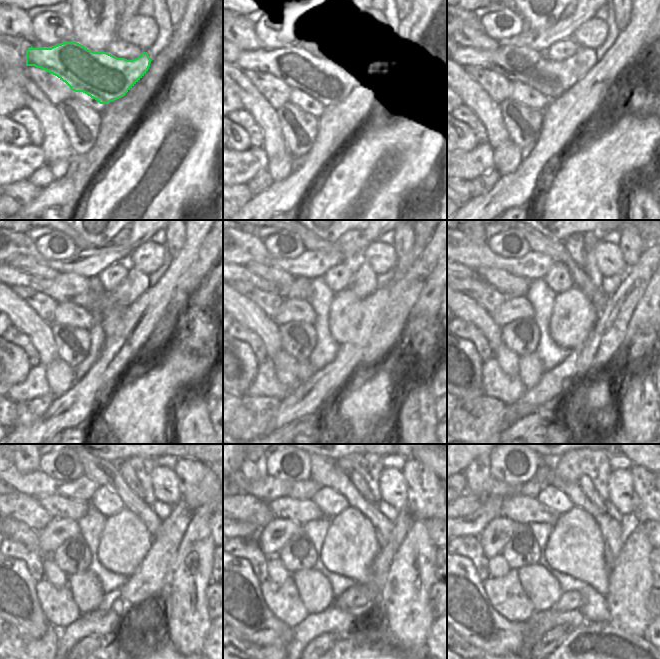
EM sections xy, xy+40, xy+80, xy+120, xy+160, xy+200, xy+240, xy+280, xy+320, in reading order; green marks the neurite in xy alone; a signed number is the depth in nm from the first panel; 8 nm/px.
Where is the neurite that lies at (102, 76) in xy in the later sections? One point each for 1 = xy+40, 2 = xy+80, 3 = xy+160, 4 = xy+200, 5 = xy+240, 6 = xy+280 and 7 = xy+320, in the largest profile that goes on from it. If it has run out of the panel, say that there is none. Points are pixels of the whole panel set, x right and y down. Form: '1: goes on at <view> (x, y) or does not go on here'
1: goes on at xy+40 (310, 69)
2: goes on at xy+80 (521, 64)
3: goes on at xy+160 (301, 288)
4: goes on at xy+200 (591, 240)
5: goes on at xy+240 (143, 466)
6: goes on at xy+280 (369, 466)
7: goes on at xy+320 (595, 464)

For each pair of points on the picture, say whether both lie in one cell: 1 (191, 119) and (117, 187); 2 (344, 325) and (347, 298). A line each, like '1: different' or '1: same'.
1: same
2: same

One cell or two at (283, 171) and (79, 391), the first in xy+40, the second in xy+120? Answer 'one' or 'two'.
two

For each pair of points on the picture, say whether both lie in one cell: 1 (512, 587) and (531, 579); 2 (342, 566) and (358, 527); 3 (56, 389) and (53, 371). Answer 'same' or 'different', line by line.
1: different
2: same
3: same

